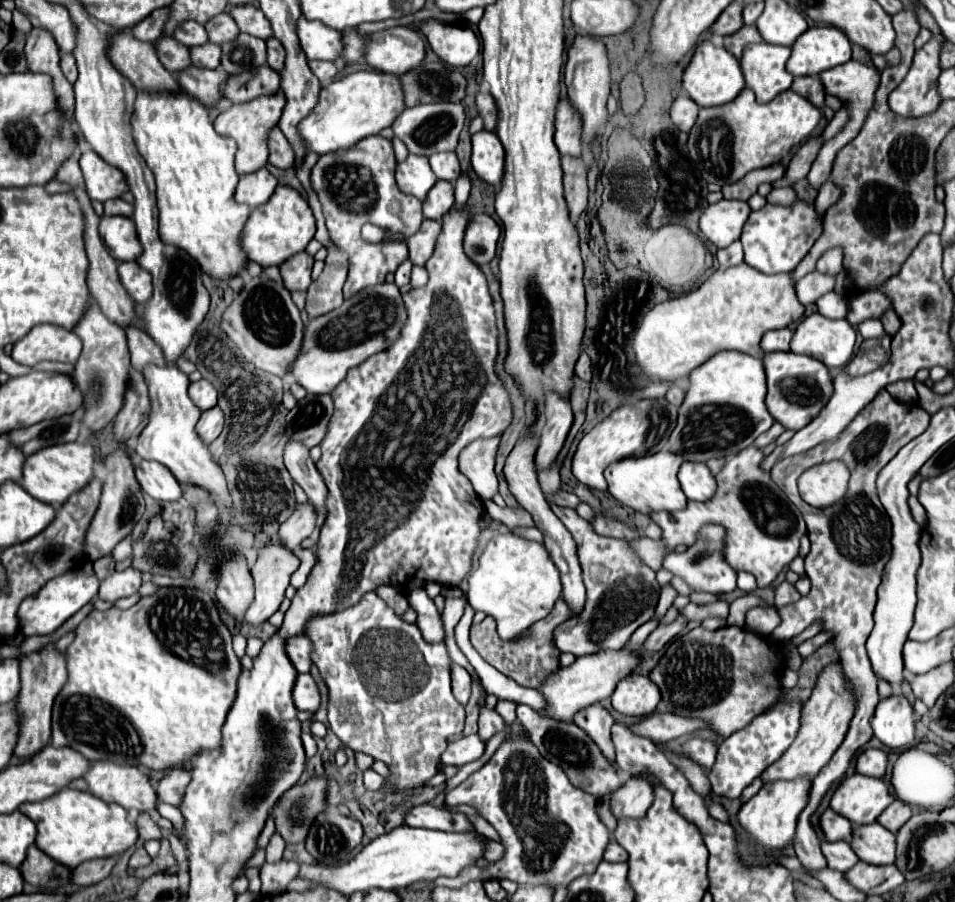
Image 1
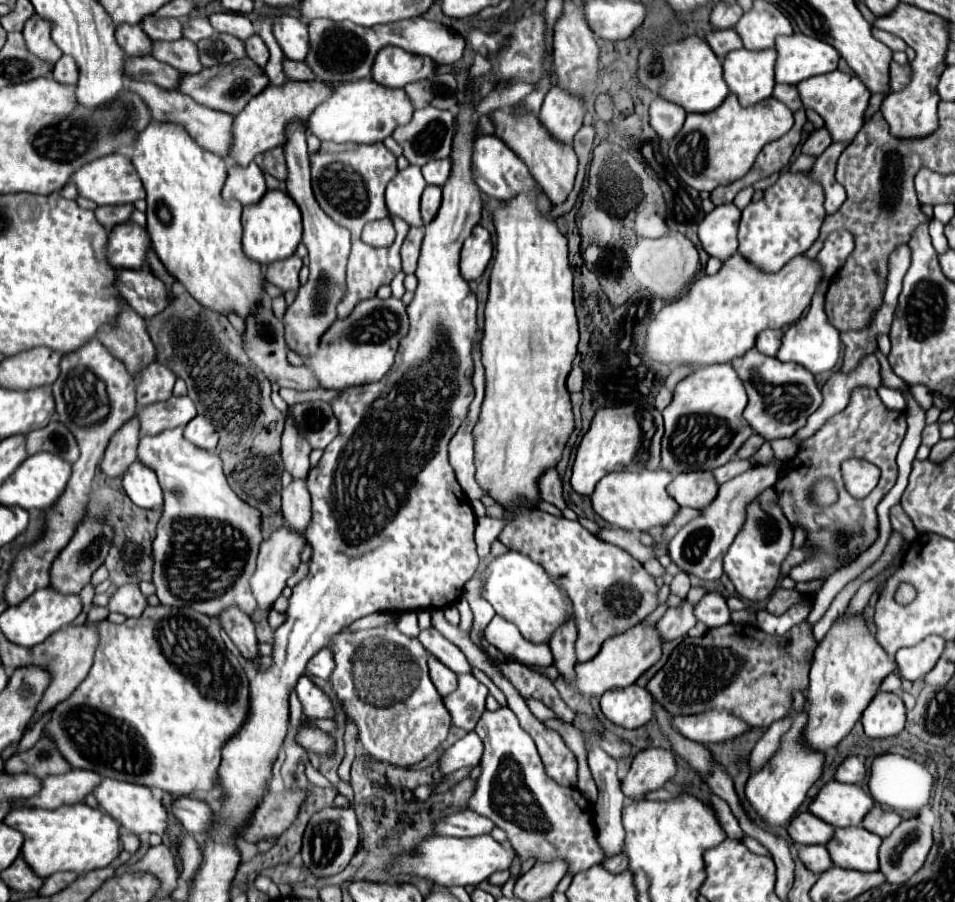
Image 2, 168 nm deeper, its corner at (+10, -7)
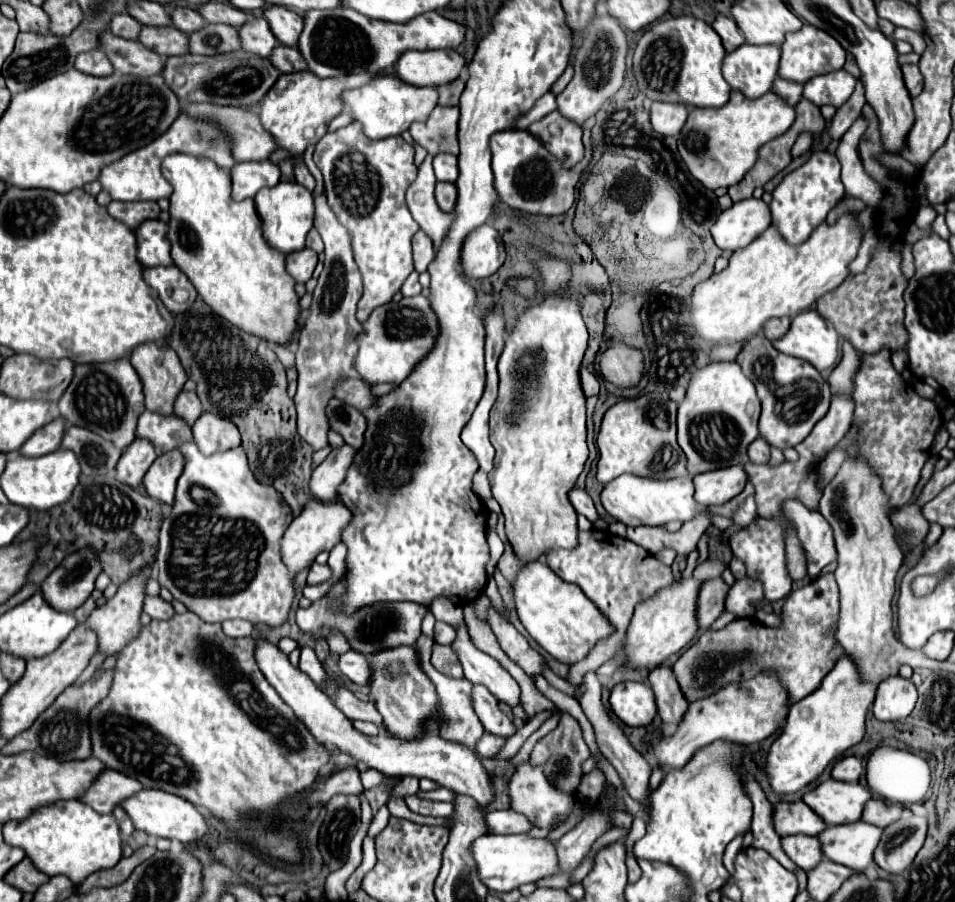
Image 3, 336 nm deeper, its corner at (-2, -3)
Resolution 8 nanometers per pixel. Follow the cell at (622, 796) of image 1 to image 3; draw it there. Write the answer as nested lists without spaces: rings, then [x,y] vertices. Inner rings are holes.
[[[756,675],[756,679],[748,679],[744,683],[732,683],[724,687],[724,691],[718,691],[716,695],[710,695],[708,699],[698,699],[698,701],[689,703],[687,712],[674,735],[663,737],[658,741],[652,747],[652,753],[656,757],[656,763],[664,769],[684,767],[700,747],[710,745],[716,739],[750,745],[750,743],[758,743],[770,737],[782,725],[786,715],[788,715],[788,695],[784,695],[784,687],[780,687],[780,679],[776,679],[776,675]]]

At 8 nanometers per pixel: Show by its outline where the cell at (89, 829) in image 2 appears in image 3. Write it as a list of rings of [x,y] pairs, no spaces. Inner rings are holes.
[[[80,801],[48,805],[26,821],[4,823],[2,831],[4,841],[12,847],[24,849],[26,857],[32,859],[38,871],[44,871],[48,877],[66,875],[74,885],[80,885],[84,877],[100,869],[112,869],[122,857],[122,839],[114,815],[100,815]]]

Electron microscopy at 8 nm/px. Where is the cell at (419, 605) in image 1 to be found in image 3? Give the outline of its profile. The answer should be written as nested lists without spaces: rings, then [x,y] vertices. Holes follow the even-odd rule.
[[[456,627],[456,641],[452,643],[452,649],[458,653],[464,667],[464,677],[468,681],[488,687],[488,691],[498,701],[504,701],[510,707],[516,707],[520,703],[518,683],[496,659],[474,647],[466,627]]]

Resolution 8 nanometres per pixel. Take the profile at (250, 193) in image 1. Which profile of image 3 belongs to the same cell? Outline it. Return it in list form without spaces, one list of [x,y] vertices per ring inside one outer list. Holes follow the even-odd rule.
[[[270,161],[236,163],[230,171],[232,179],[232,199],[242,201],[254,197],[262,187],[274,187],[280,181],[278,165]]]

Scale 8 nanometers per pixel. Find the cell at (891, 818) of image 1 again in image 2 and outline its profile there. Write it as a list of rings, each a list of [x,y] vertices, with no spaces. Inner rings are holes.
[[[876,805],[866,817],[864,817],[864,821],[862,821],[862,827],[864,829],[868,829],[868,831],[872,831],[872,833],[876,833],[876,835],[880,835],[882,839],[884,837],[888,837],[898,825],[900,825],[900,815],[896,813],[896,811],[892,811],[892,809],[884,809],[882,805]]]

